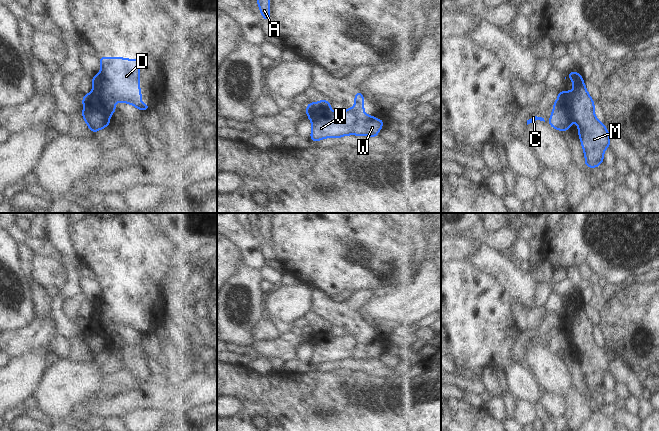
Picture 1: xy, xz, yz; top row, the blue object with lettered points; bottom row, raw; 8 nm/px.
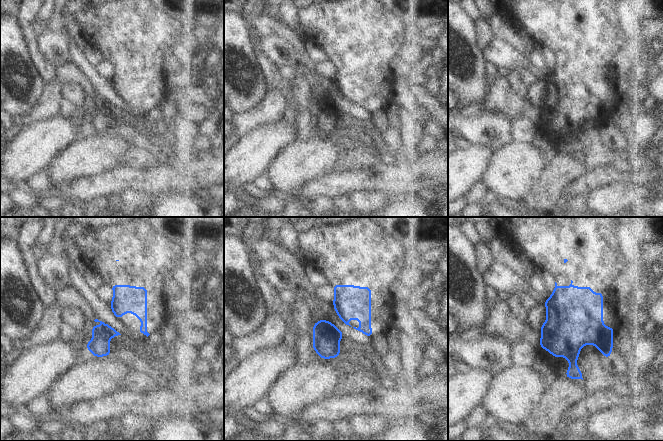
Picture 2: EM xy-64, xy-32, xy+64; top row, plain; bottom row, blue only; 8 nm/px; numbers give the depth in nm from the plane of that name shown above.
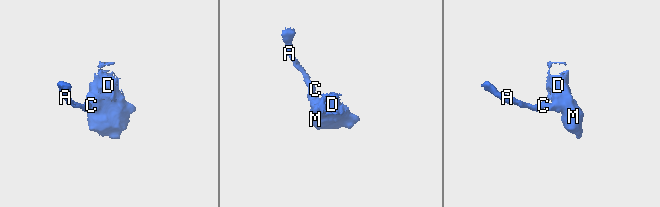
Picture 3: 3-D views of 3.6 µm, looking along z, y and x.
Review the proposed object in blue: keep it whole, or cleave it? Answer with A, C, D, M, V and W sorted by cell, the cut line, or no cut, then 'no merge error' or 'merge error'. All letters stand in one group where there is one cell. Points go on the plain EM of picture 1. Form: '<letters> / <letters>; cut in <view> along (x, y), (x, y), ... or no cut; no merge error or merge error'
A C / D M V W; cut in yz along (562, 321), (571, 331), (574, 343); merge error

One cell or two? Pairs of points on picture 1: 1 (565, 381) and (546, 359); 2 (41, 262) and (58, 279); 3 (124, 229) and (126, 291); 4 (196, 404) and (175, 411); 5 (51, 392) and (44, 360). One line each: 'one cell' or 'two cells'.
1: one cell
2: one cell
3: one cell
4: two cells
5: two cells

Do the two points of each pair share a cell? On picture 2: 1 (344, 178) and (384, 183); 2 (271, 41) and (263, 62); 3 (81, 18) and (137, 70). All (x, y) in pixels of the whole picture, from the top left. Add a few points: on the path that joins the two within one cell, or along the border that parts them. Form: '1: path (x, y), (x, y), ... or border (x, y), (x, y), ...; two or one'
1: path (354, 180), (374, 181); one
2: border (259, 38), (261, 51), (278, 69); two
3: path (95, 28), (123, 56); one

